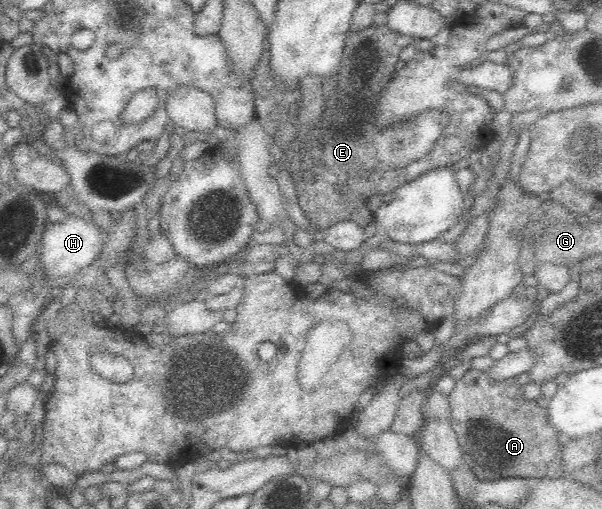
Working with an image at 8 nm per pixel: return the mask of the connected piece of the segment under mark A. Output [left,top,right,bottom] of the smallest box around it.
[448,367,564,481]

